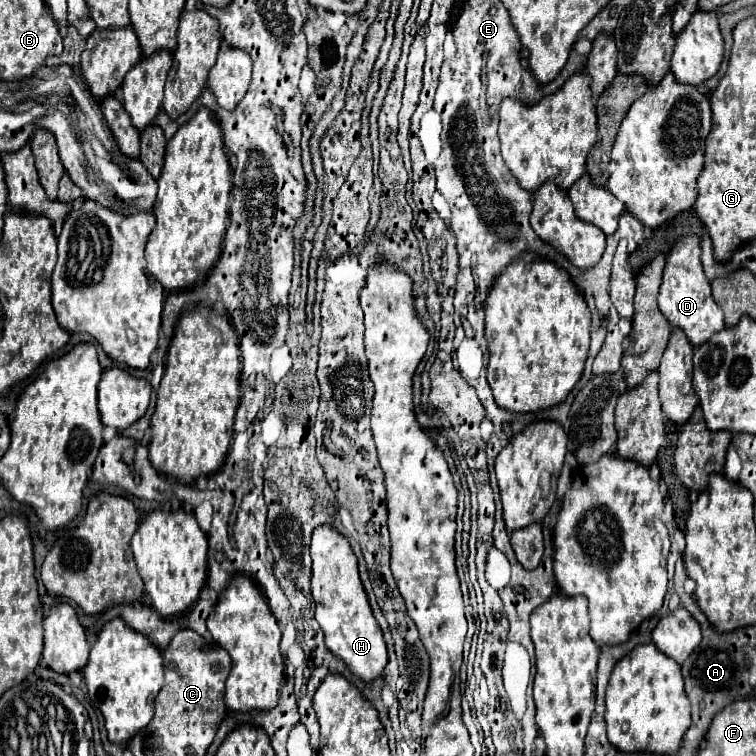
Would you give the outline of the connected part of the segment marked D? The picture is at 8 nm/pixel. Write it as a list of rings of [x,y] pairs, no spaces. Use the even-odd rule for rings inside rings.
[[[684,236],[668,254],[664,278],[658,294],[660,312],[666,316],[672,328],[680,328],[692,346],[706,344],[716,332],[724,328],[722,308],[714,302],[710,292],[710,282],[704,276],[700,262],[700,242],[696,236]]]

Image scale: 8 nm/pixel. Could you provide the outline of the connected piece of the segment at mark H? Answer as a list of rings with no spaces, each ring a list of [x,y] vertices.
[[[322,524],[312,532],[312,596],[316,600],[316,620],[326,636],[326,646],[334,656],[344,660],[348,668],[364,682],[372,682],[382,676],[388,654],[382,636],[382,628],[372,614],[368,594],[364,592],[358,576],[356,556],[348,538],[336,528]]]

